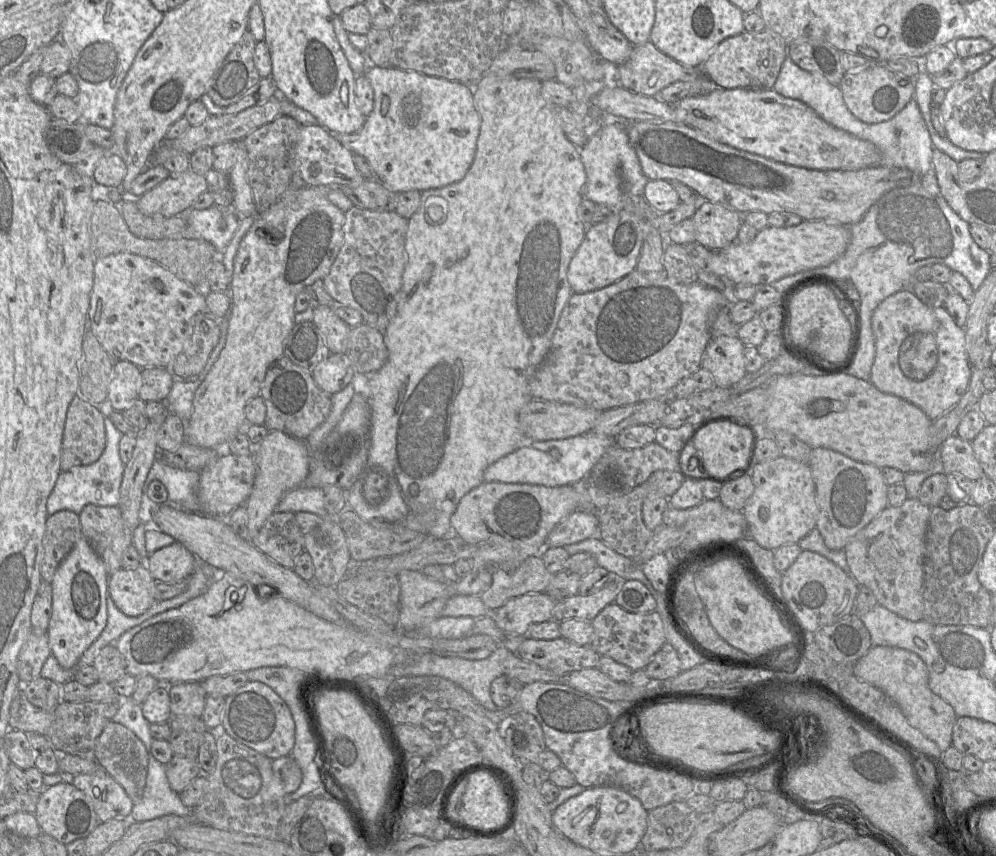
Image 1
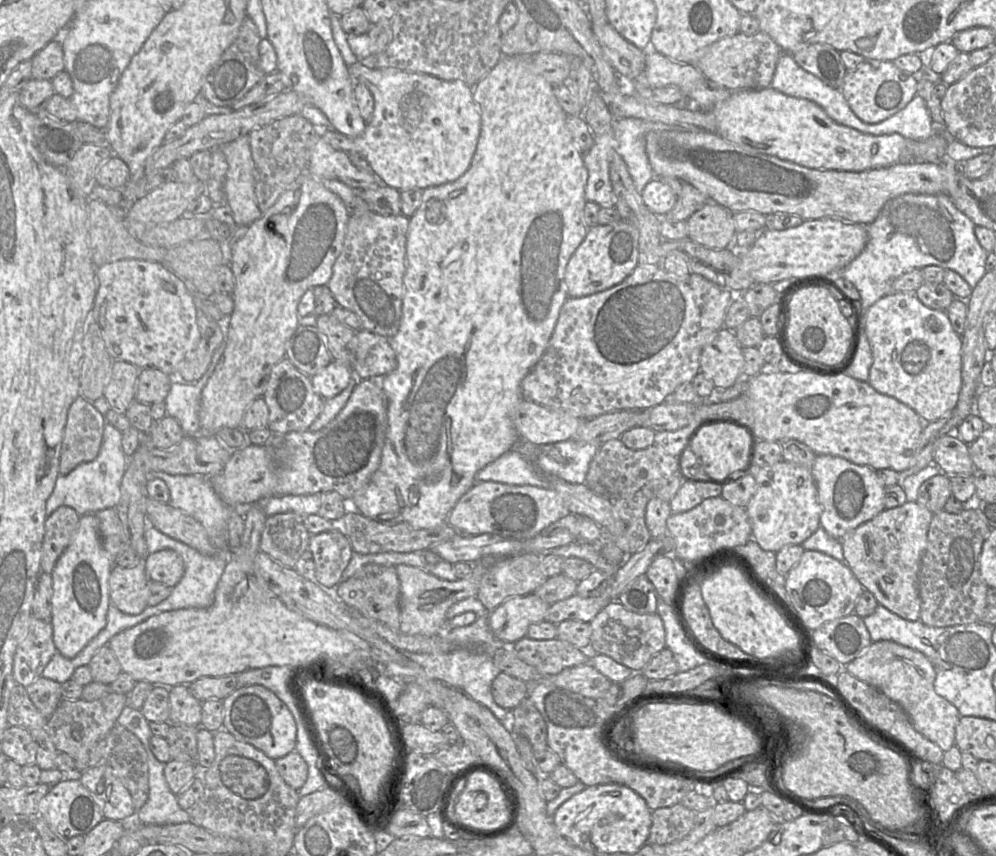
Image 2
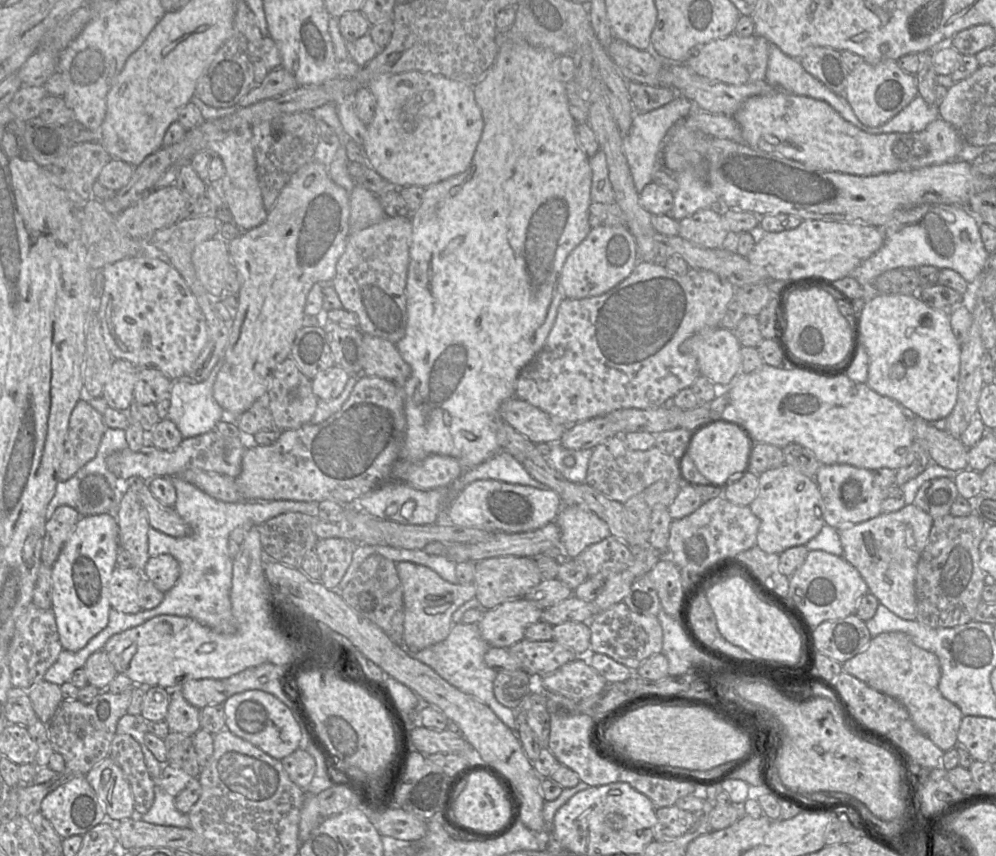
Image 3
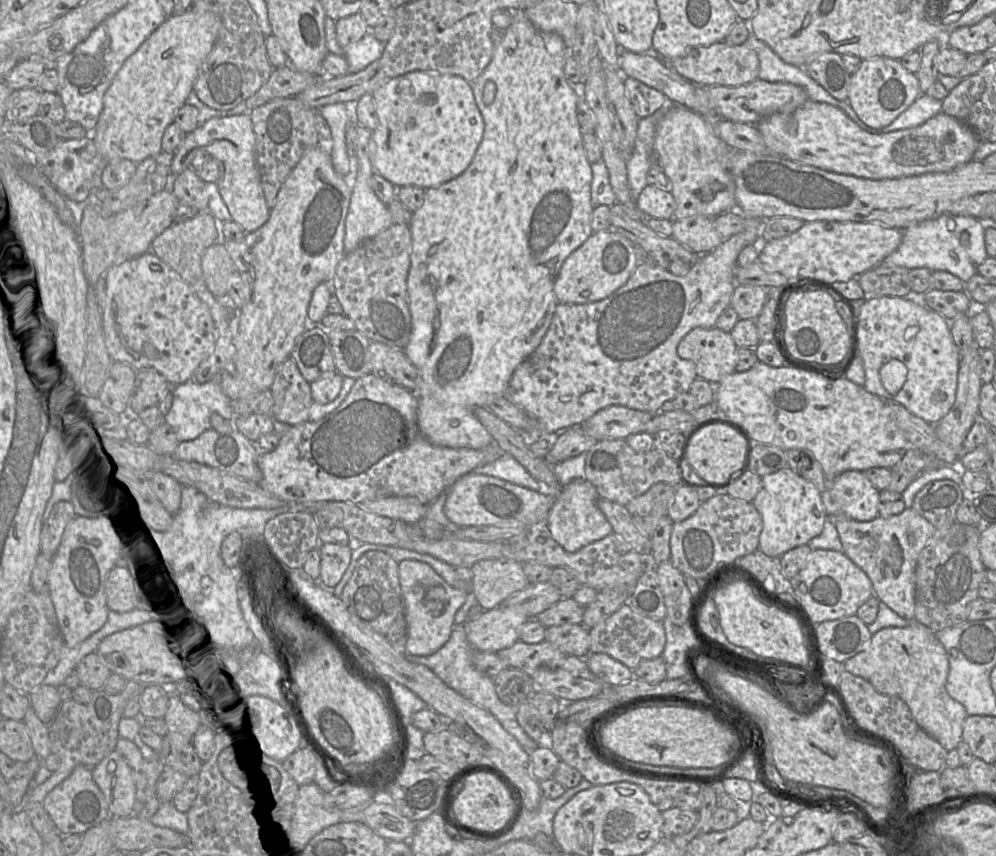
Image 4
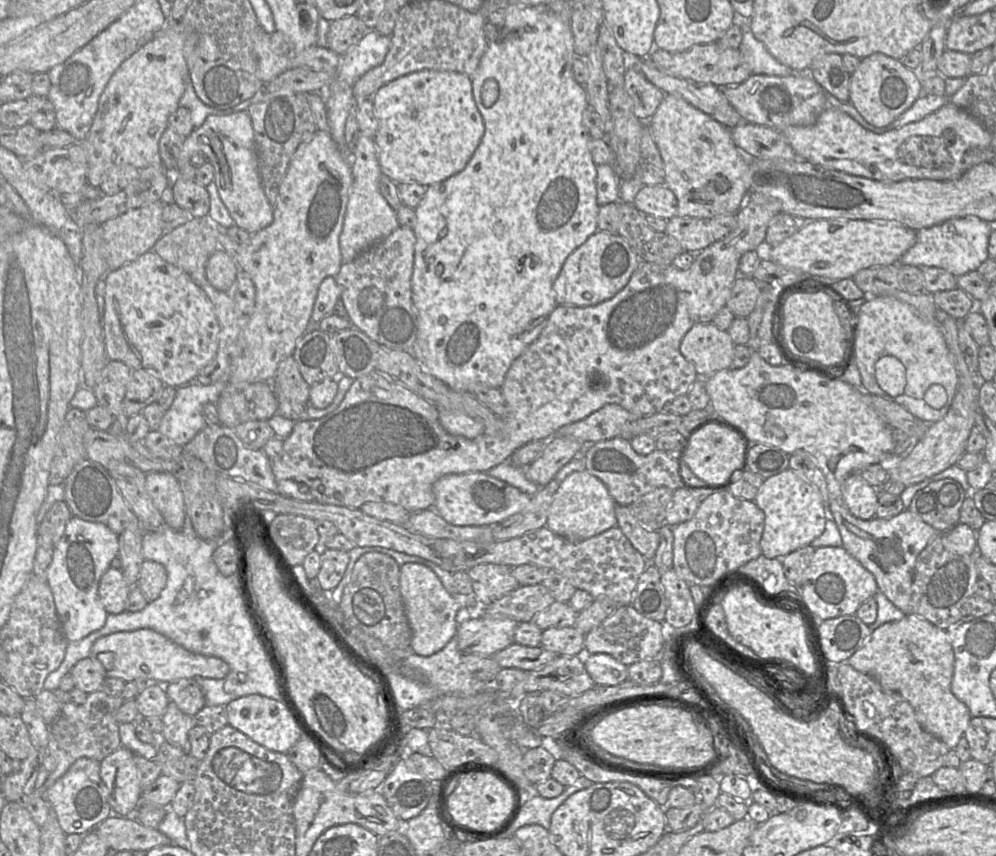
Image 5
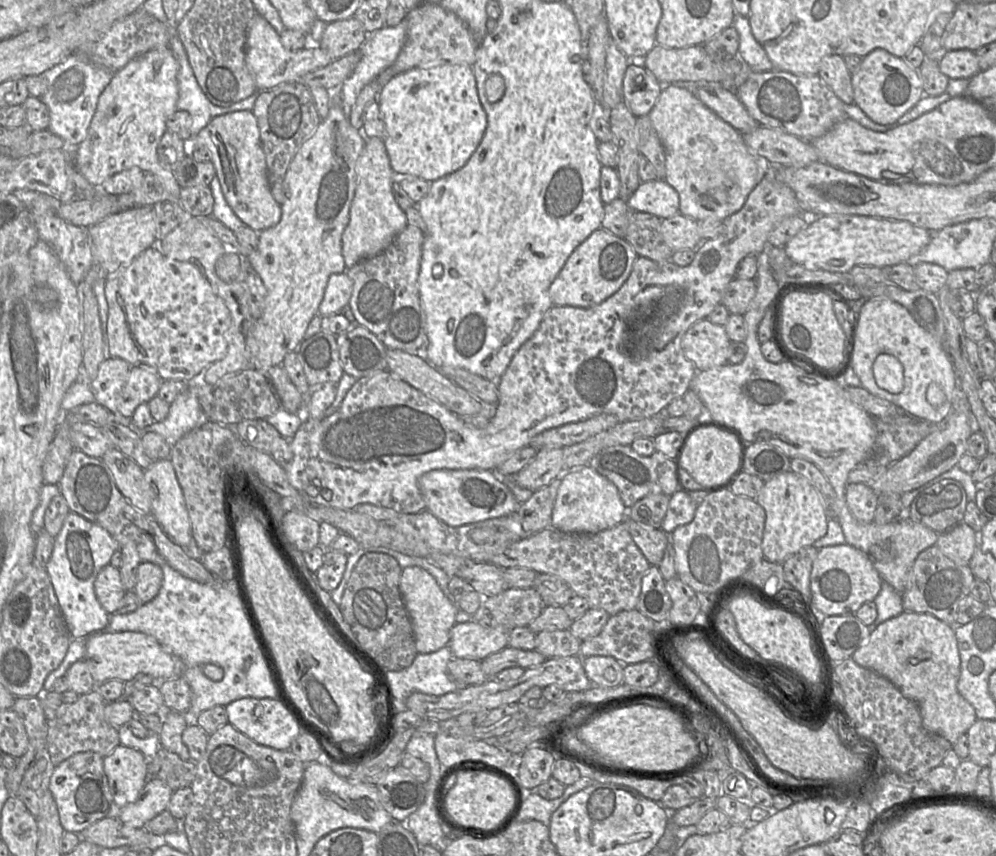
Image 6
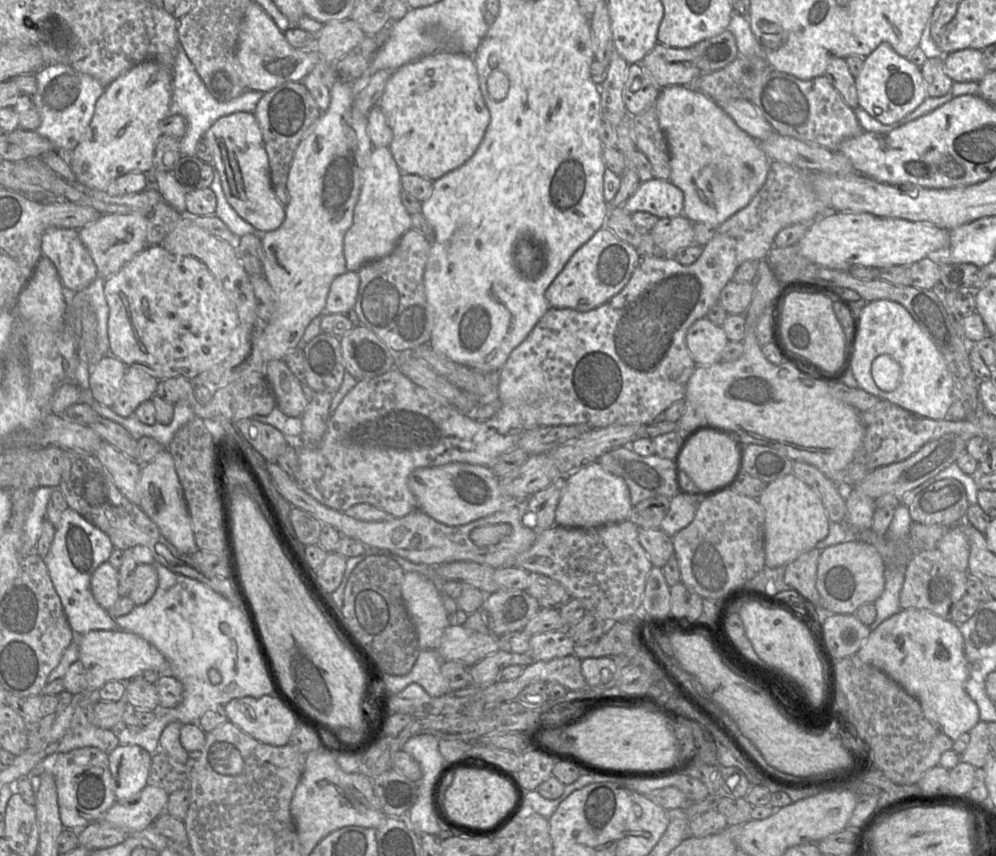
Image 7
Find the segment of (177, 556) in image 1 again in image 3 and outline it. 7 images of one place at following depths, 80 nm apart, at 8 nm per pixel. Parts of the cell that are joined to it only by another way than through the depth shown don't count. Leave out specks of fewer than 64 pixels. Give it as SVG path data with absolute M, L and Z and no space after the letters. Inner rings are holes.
M170 554L150 557L142 571L142 575L161 592L166 593L176 584L179 578L179 563Z

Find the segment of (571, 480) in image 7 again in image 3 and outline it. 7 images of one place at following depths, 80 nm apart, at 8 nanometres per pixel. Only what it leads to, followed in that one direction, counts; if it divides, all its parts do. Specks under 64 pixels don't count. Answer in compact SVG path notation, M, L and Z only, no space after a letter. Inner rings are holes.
M563 506L554 522L560 529L560 545L568 558L575 558L588 546L610 536L603 520L578 506Z

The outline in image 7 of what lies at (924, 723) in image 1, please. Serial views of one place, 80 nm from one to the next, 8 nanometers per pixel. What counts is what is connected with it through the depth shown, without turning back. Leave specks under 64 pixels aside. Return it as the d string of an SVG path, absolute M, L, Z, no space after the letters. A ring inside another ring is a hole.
M901 609L871 631L856 655L864 663L886 673L907 693L915 697L920 703L924 716L953 741L961 734L969 732L980 721L977 704L965 690L968 668L964 653L964 639L958 624L952 620L944 620L925 609Z

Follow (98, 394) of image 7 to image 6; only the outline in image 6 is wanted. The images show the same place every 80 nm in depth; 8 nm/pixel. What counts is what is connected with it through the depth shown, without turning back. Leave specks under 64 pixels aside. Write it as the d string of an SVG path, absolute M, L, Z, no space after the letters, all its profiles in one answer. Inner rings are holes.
M108 356L100 364L96 378L90 382L95 402L104 406L112 414L118 413L119 395L131 367L120 358Z

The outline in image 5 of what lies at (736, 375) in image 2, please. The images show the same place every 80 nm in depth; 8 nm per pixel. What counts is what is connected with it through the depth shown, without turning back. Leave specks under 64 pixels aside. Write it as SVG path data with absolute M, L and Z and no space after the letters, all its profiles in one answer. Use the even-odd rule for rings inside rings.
M697 323L685 334L680 352L691 362L698 378L710 378L731 367L734 359L734 342L727 331L711 323Z

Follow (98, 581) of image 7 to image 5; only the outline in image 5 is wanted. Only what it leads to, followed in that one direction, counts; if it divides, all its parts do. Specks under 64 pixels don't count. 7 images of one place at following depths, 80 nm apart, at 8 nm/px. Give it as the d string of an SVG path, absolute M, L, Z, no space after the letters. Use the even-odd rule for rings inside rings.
M109 567L102 575L98 594L108 614L118 614L126 610L130 586L121 571Z

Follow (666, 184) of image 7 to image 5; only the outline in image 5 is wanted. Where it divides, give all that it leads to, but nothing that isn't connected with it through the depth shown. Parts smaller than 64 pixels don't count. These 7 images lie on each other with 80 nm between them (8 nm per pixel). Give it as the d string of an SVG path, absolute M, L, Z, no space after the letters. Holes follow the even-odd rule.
M664 184L644 185L632 204L644 215L652 215L666 220L677 216L677 198Z

